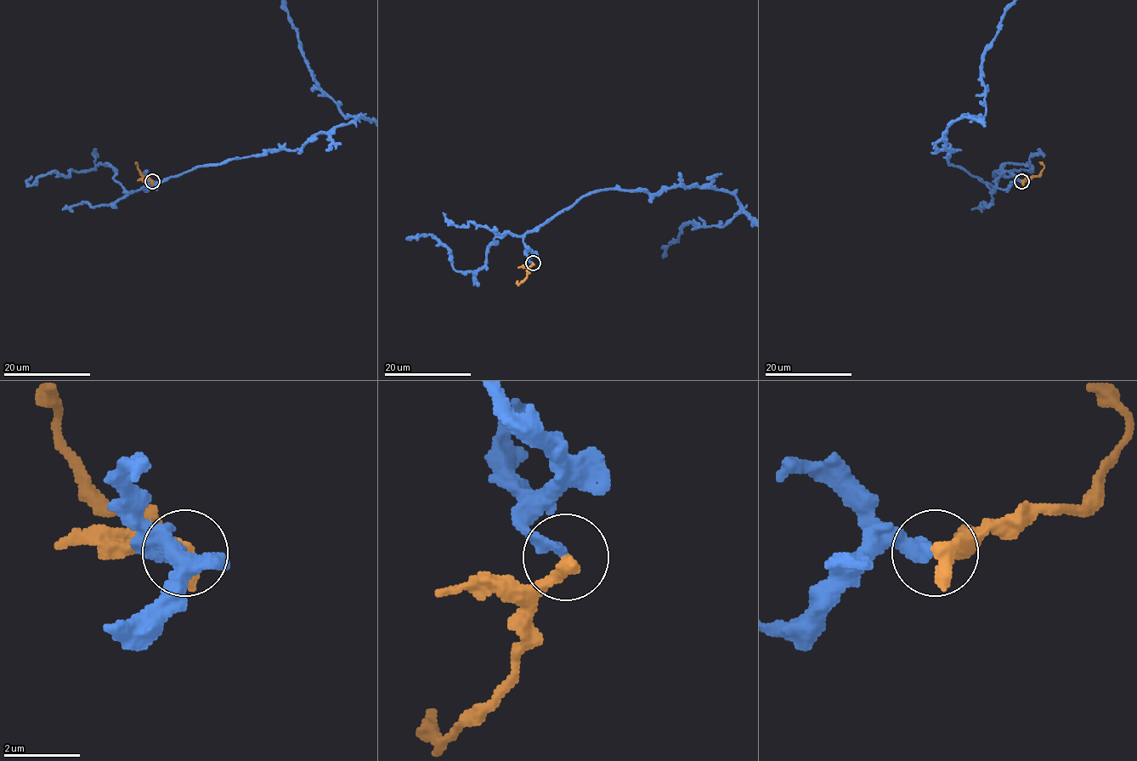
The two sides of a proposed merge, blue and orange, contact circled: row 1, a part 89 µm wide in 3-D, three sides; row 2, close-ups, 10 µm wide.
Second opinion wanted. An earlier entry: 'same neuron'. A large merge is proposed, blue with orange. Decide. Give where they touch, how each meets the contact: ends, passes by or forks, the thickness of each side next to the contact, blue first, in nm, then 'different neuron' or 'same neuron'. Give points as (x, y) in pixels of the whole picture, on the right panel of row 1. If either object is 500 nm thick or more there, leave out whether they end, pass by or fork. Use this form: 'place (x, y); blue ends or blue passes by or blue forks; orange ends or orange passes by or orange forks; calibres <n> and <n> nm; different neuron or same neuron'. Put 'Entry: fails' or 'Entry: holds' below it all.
place (1021, 181); blue ends; orange ends; calibres 320 and 480 nm; different neuron
Entry: fails

